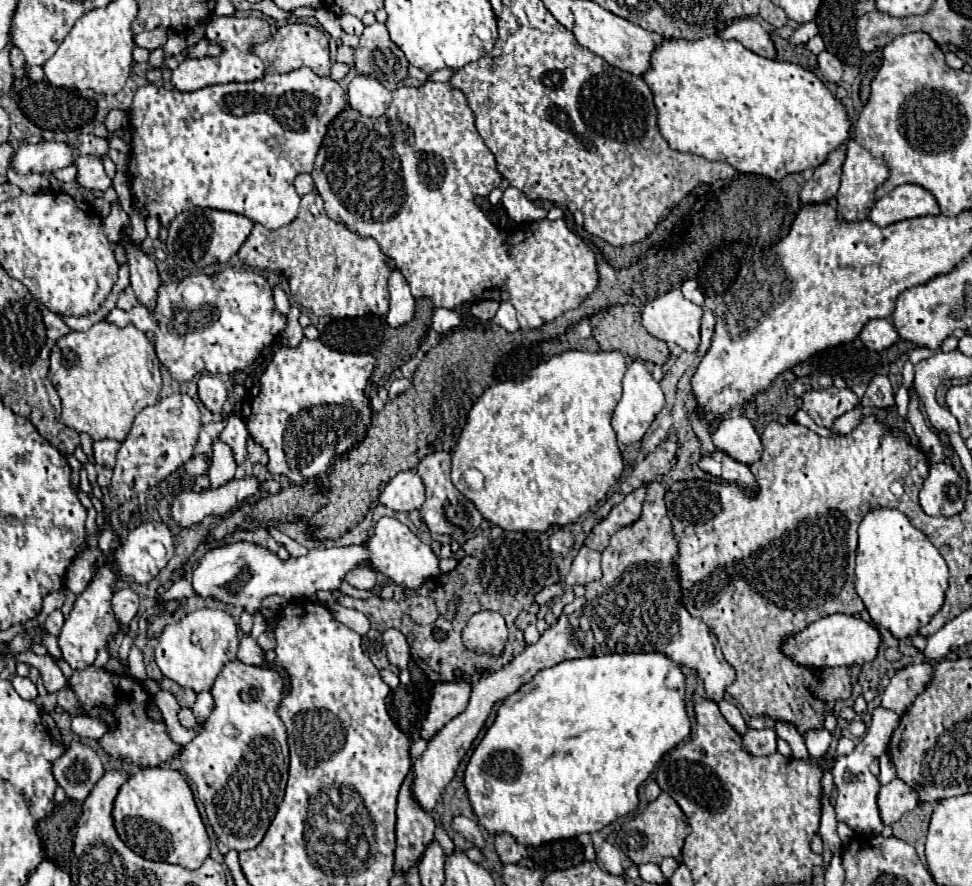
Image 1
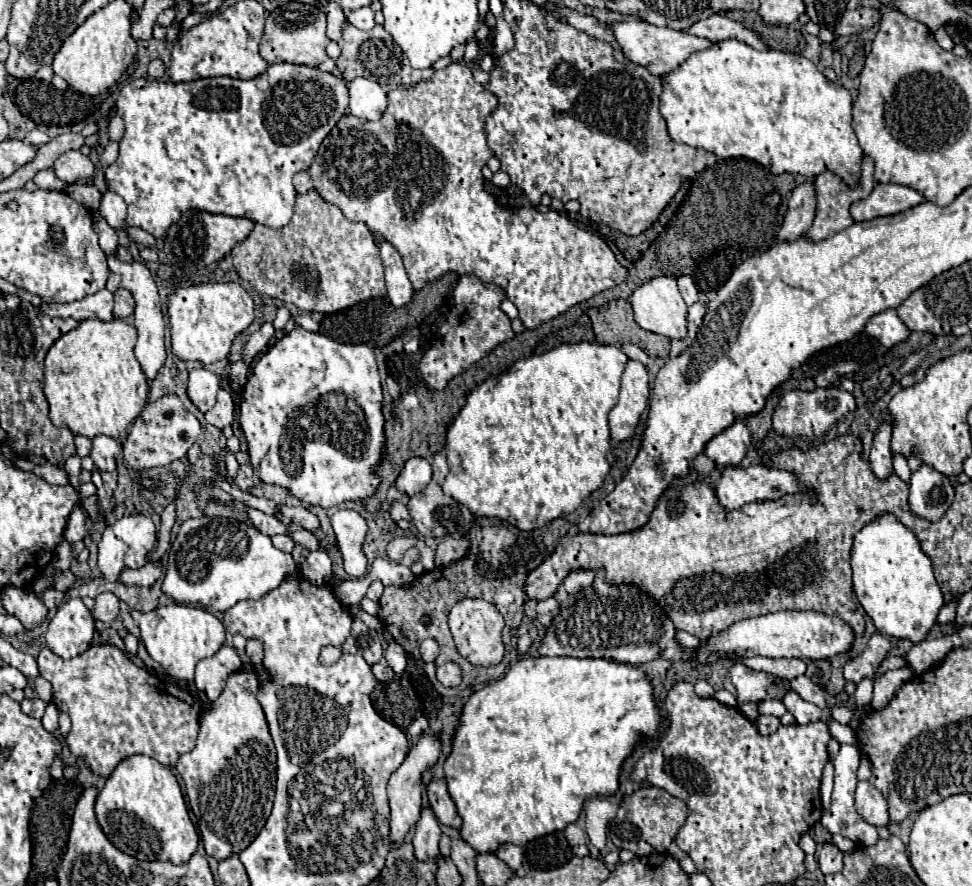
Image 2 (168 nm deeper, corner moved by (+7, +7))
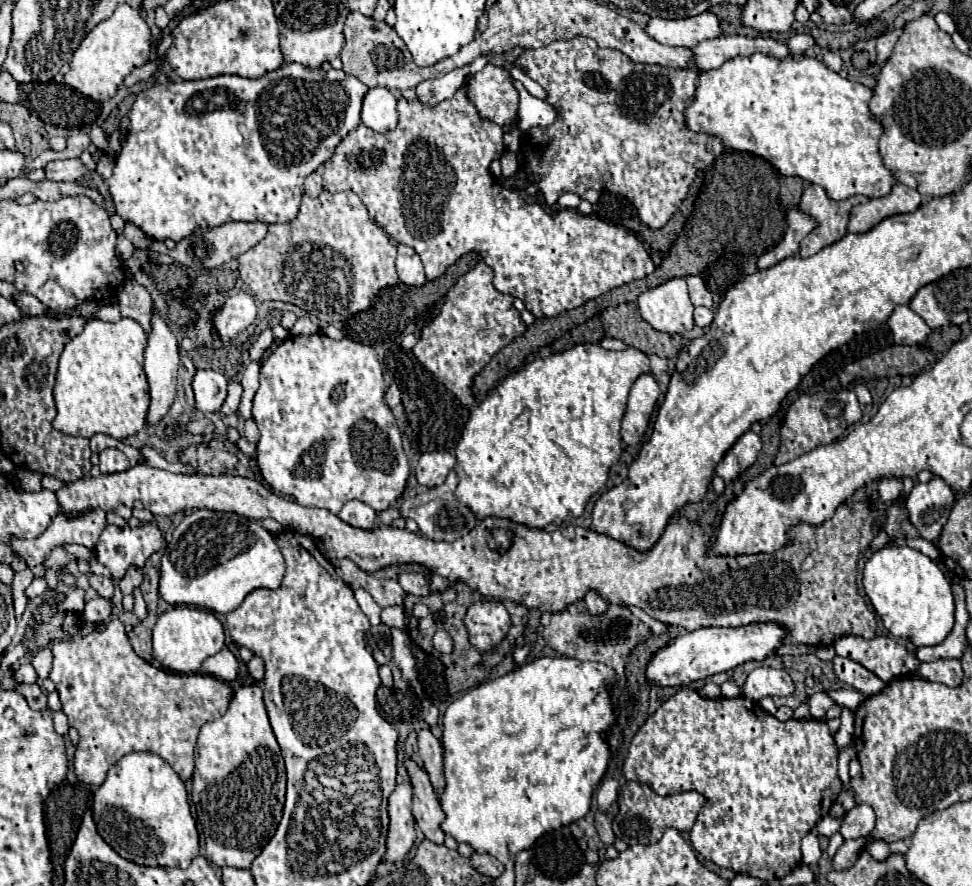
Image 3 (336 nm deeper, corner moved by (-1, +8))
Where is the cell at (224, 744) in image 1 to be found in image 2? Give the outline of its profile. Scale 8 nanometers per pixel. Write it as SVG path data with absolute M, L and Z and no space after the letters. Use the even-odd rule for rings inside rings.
M238 671L228 677L226 689L200 717L196 747L184 753L176 771L184 781L188 803L198 819L204 849L218 861L242 853L262 831L274 801L276 749L256 699L260 683L254 673Z

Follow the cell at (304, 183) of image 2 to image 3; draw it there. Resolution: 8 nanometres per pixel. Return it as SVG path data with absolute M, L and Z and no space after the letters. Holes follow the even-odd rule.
M316 170L314 174L310 174L306 180L304 180L304 190L310 198L316 198L324 188L322 188L322 176L320 176L320 170Z

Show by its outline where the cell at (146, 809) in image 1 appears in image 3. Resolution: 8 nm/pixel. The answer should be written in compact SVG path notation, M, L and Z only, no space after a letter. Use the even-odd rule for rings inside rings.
M132 752L114 764L108 772L106 782L94 792L94 820L102 838L126 860L142 866L178 866L188 868L190 862L200 854L200 836L196 822L190 812L188 792L180 776L168 762L152 752Z

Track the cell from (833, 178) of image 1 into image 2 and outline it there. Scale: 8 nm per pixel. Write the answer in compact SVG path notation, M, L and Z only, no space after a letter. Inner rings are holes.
M812 181L796 187L788 201L788 213L778 231L778 241L796 241L808 233L814 221L816 195L812 195Z

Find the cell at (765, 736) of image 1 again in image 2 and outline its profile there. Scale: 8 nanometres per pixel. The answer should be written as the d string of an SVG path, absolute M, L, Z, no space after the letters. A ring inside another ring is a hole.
M762 715L756 719L756 725L758 725L762 735L770 735L772 731L776 731L780 727L780 719L772 717L772 715Z

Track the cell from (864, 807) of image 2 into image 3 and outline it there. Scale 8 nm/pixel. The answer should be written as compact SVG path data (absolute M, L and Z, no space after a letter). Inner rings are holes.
M858 804L850 812L846 812L846 818L842 822L842 836L846 840L856 840L864 838L874 830L876 824L876 812L868 804Z

